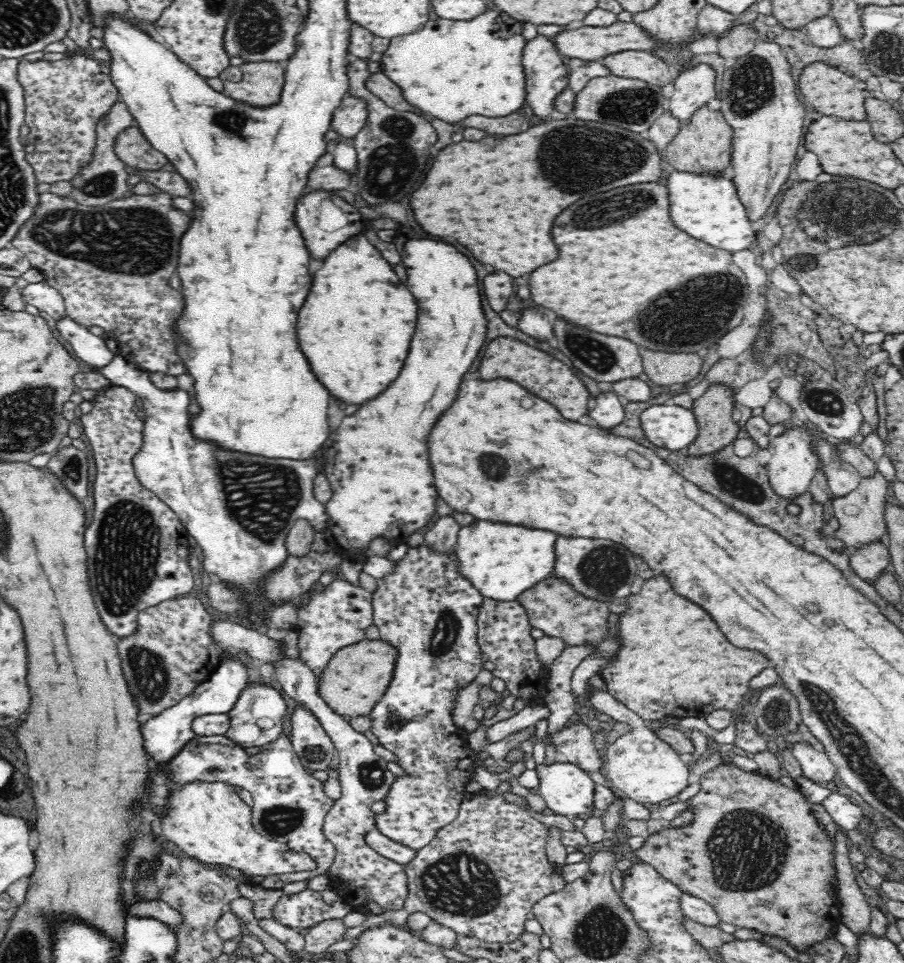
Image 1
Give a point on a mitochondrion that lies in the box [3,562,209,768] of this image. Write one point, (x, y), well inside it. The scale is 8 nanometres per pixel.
(149, 674)

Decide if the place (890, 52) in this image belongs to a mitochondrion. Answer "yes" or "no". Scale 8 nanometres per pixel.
yes

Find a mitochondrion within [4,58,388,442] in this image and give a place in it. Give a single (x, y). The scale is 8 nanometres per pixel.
(134, 240)

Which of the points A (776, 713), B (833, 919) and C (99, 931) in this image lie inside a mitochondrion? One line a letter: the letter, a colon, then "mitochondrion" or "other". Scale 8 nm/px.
A: mitochondrion
B: other
C: other

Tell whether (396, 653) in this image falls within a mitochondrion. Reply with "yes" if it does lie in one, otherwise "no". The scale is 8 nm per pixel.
no

